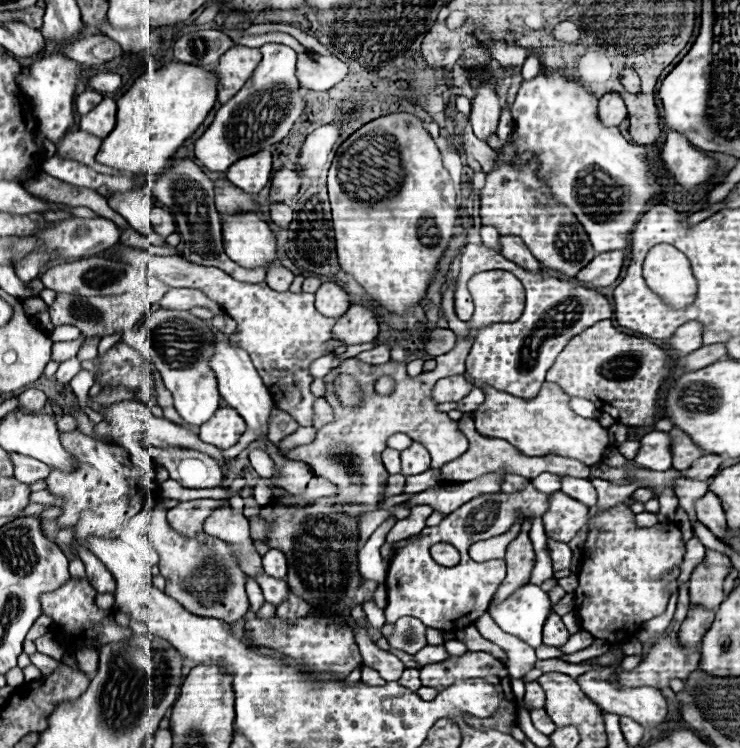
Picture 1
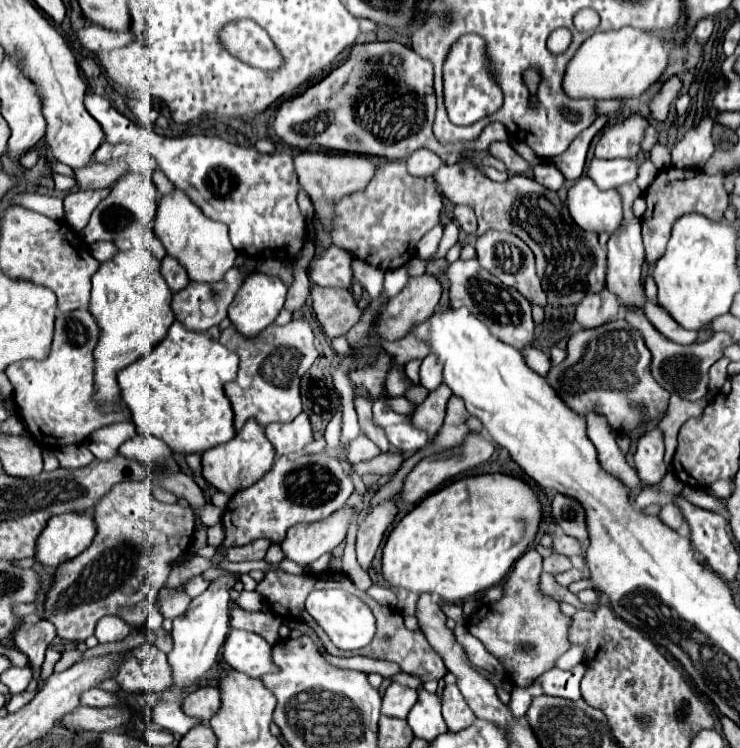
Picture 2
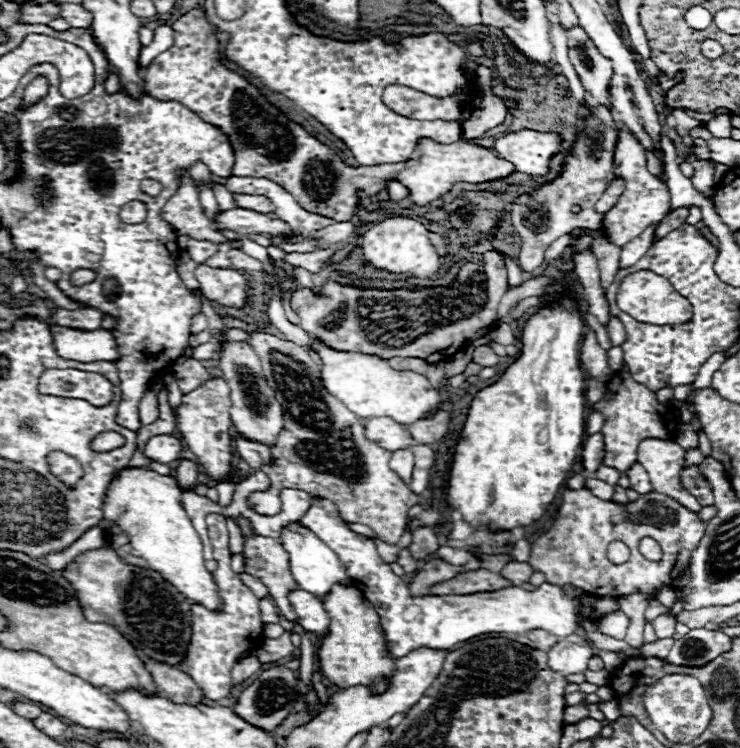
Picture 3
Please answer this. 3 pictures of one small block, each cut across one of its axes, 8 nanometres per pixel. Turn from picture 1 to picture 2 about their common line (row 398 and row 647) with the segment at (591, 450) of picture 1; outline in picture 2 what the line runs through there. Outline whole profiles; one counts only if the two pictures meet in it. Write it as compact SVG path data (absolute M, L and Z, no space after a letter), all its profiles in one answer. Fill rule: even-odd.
M530 549L518 562L516 570L510 572L504 582L504 595L497 602L478 608L478 612L468 618L466 626L472 636L476 636L484 648L502 662L507 676L515 686L522 688L531 685L534 680L554 666L556 658L568 650L568 628L570 618L562 614L558 602L540 592L539 583L543 569L543 558ZM520 644L532 644L528 652L520 652Z

